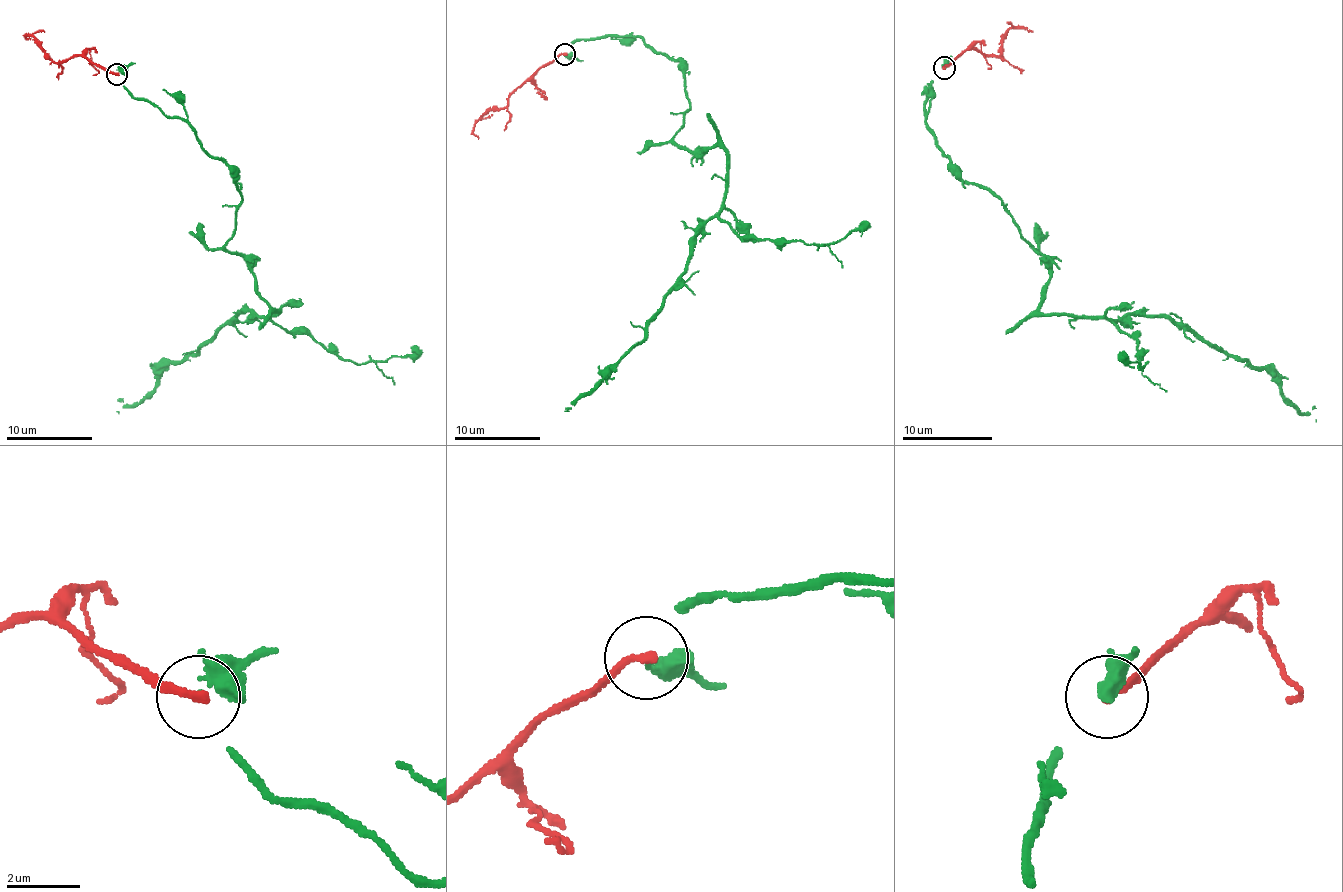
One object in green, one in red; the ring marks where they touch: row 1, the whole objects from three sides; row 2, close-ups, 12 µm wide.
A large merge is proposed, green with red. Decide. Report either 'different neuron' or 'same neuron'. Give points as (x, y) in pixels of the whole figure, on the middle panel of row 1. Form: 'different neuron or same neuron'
different neuron

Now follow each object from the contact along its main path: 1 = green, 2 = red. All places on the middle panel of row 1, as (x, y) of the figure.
1: (565, 54), (632, 35), (675, 59), (690, 106), (673, 138), (727, 156), (724, 205), (688, 270), (565, 410)
2: (565, 54), (556, 57), (530, 76), (504, 106), (489, 108), (472, 132), (479, 138)

